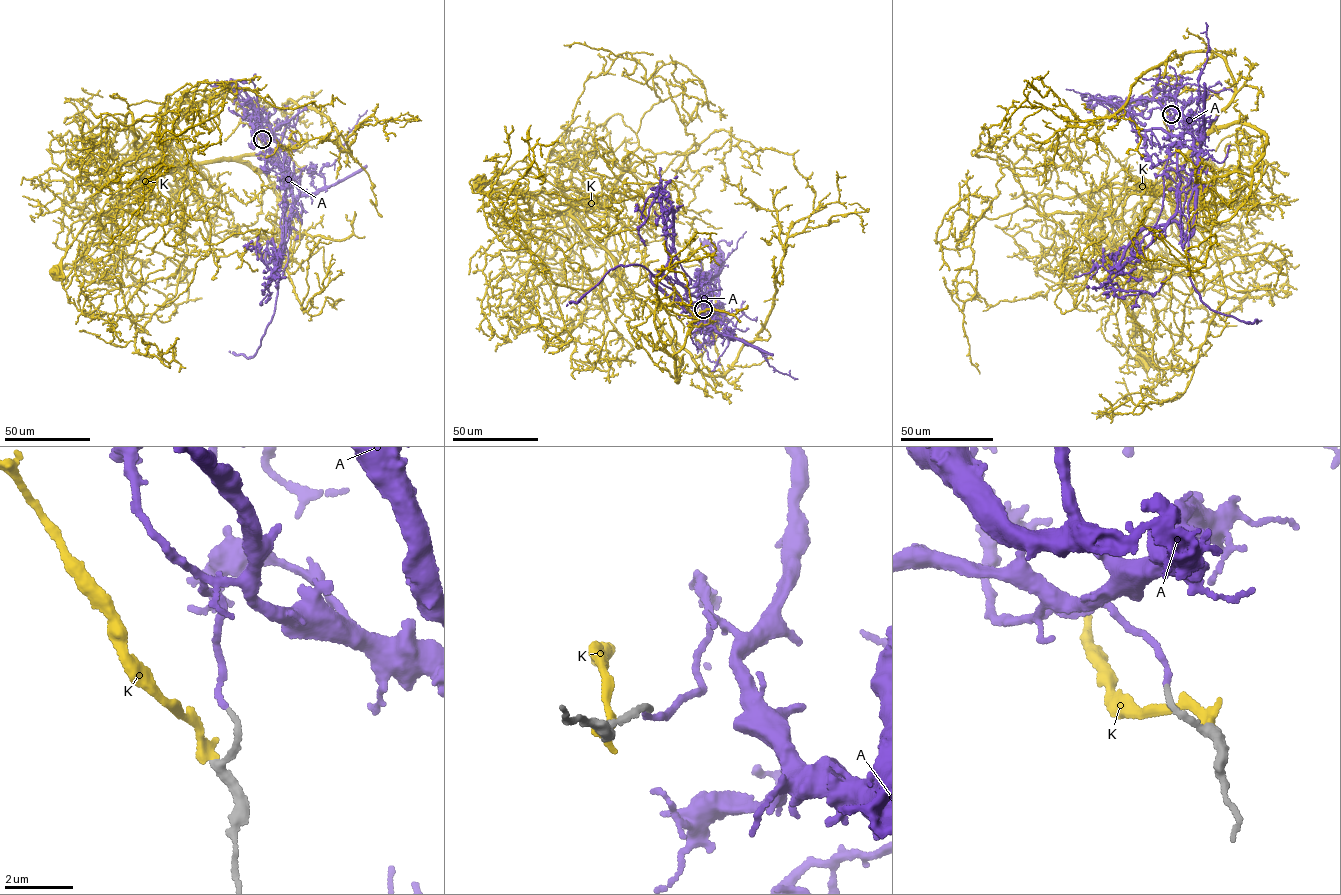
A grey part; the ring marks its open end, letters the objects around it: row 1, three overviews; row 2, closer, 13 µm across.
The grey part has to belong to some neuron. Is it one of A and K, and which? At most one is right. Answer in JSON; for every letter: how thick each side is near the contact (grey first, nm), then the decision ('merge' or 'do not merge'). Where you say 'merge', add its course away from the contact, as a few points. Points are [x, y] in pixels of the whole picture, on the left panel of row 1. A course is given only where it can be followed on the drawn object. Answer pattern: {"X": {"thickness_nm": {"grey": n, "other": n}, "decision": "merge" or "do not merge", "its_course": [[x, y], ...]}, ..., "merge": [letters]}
{"A": {"thickness_nm": {"grey": 160, "other": 140}, "decision": "merge", "its_course": [[262, 139], [282, 150], [293, 214], [267, 301], [272, 292]]}, "K": {"thickness_nm": {"grey": 260, "other": 320}, "decision": "do not merge"}, "merge": ["A"]}

